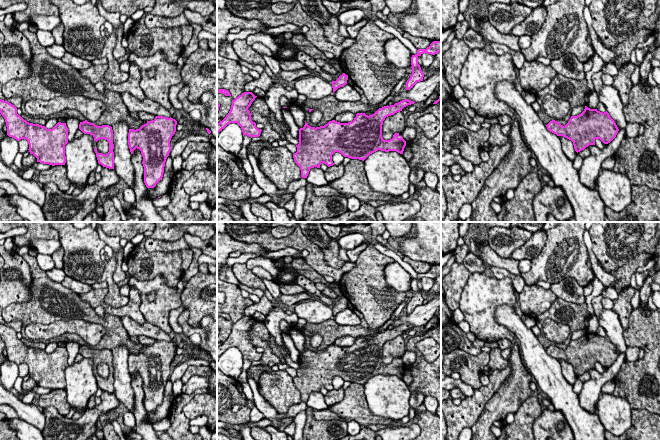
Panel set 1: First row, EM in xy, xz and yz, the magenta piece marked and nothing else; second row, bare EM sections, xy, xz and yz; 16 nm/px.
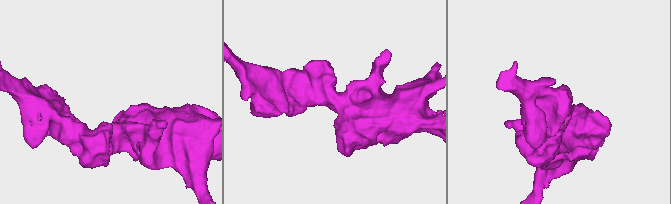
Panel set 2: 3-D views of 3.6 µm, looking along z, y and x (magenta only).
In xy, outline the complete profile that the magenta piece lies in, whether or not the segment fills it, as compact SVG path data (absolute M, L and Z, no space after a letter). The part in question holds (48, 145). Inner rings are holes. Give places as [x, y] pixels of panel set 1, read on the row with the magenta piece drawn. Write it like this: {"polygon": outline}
{"polygon": "M0 99L0 113L4 117L7 135L20 141L26 139L29 152L43 164L65 165L65 145L68 143L66 123L58 122L52 129L29 123L17 114L17 108Z"}

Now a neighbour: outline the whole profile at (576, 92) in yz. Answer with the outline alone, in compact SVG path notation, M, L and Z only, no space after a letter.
M557 74L546 88L536 94L536 101L541 106L538 115L543 123L547 125L550 121L555 120L565 126L571 118L571 110L563 119L552 119L542 108L544 96L547 94L561 100L567 100L571 108L573 108L576 106L587 106L591 91L588 88L586 79L575 80Z

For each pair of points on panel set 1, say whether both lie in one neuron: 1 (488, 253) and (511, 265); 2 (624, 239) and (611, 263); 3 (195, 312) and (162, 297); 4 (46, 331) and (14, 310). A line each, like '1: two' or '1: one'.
1: one
2: one
3: two
4: two

